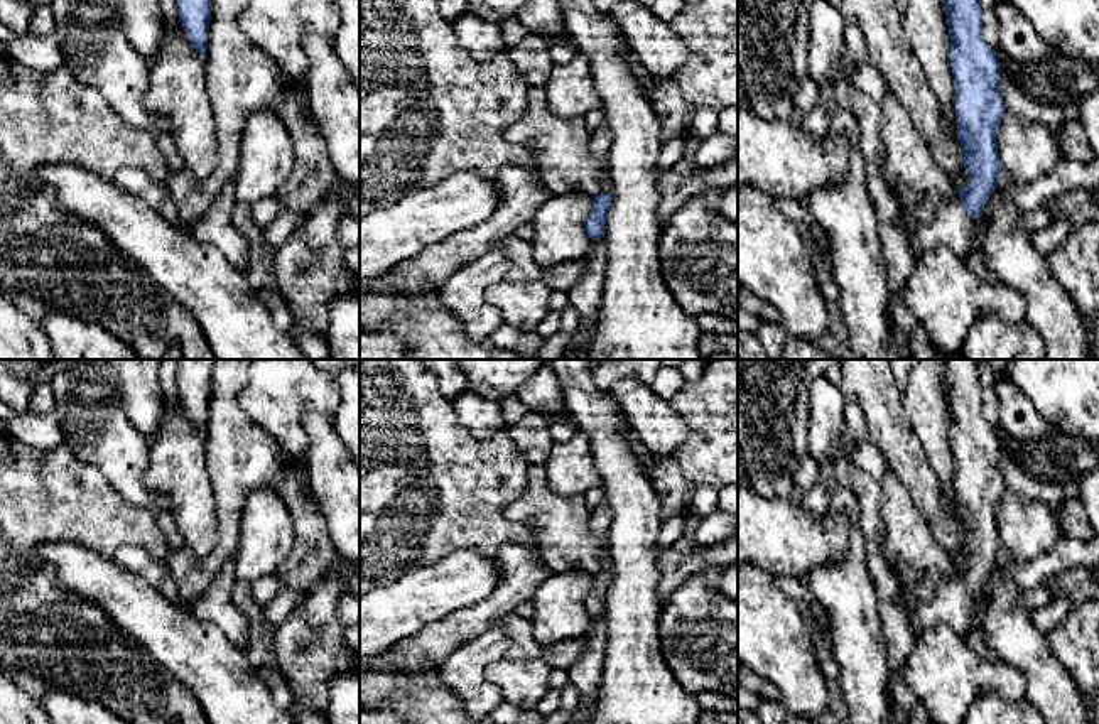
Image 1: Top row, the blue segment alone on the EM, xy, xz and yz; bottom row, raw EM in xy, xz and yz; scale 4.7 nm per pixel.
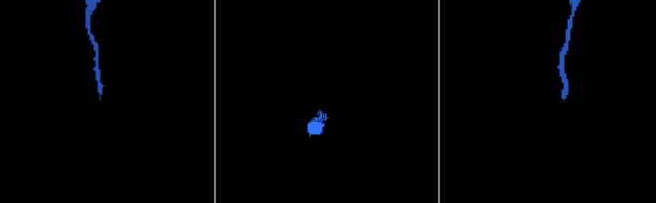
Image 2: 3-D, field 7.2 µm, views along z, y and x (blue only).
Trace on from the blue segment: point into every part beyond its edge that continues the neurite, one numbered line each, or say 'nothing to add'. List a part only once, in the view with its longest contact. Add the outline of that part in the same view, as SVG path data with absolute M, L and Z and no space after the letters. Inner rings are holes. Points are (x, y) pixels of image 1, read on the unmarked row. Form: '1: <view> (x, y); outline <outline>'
1: yz (937, 601); outline M927 572L915 584L915 601L908 614L917 636L935 624L947 624L957 635L966 636L974 616L974 596L962 587L959 572L949 579Z

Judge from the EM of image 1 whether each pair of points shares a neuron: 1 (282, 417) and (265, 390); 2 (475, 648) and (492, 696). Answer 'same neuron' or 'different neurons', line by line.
1: same neuron
2: same neuron

